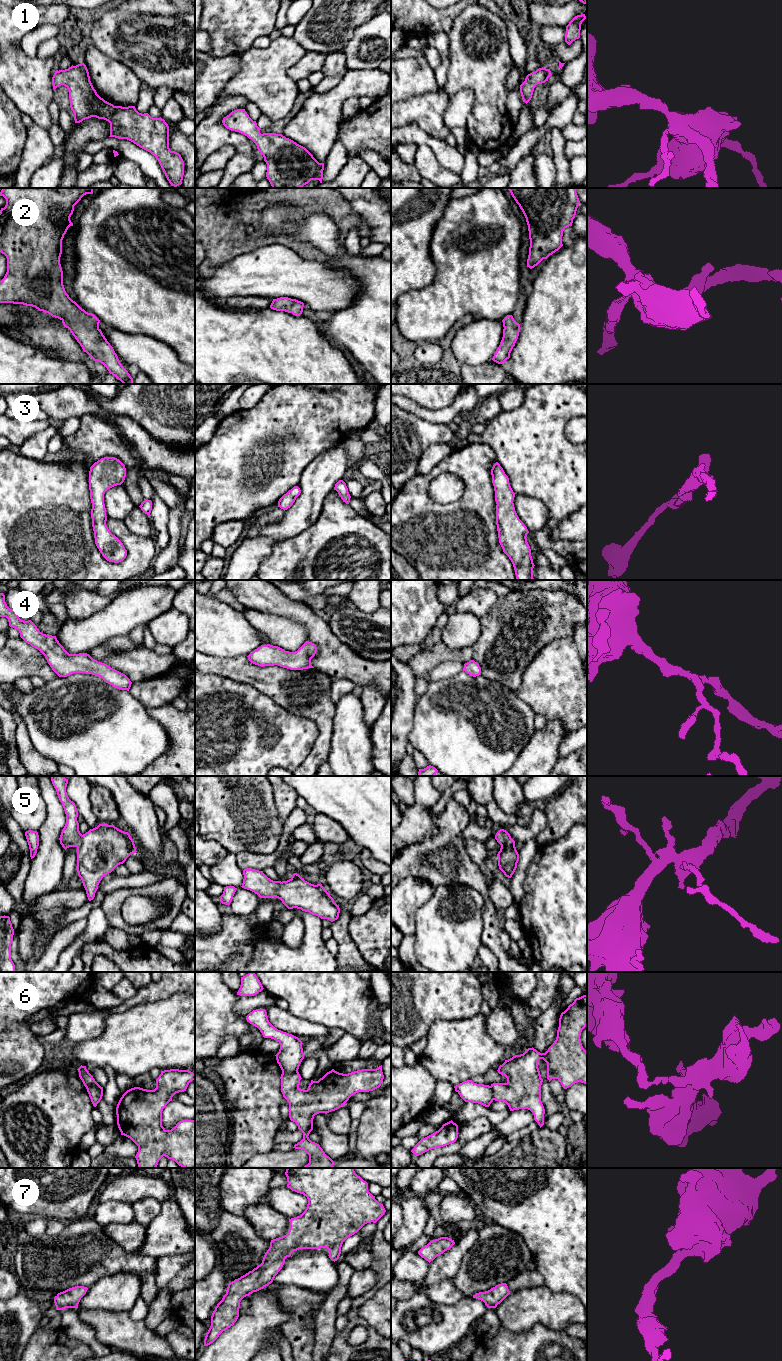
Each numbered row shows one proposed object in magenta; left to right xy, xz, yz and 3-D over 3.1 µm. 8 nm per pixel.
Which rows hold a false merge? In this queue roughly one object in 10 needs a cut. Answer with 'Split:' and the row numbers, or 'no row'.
Split: 6

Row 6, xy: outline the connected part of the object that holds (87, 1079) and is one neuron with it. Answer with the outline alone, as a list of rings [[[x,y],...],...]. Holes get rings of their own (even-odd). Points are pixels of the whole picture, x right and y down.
[[[80,1066],[78,1069],[79,1077],[82,1080],[84,1086],[86,1089],[89,1089],[90,1087],[97,1087],[100,1090],[101,1097],[103,1096],[103,1087],[101,1087],[93,1078],[93,1076],[89,1073],[89,1071],[86,1069],[86,1066]]]

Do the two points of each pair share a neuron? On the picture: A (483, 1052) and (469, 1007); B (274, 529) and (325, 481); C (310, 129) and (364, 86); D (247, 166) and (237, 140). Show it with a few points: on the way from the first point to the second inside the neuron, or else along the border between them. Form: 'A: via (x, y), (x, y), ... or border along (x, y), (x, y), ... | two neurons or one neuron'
A: border along (479, 1012), (472, 1016), (449, 1020) | two neurons
B: via (288, 522), (311, 499), (312, 495) | one neuron
C: via (320, 115), (350, 87) | one neuron
D: border along (236, 152), (253, 153) | two neurons

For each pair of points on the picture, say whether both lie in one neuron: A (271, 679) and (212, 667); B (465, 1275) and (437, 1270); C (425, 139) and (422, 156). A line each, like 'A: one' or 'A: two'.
A: one
B: two
C: two

